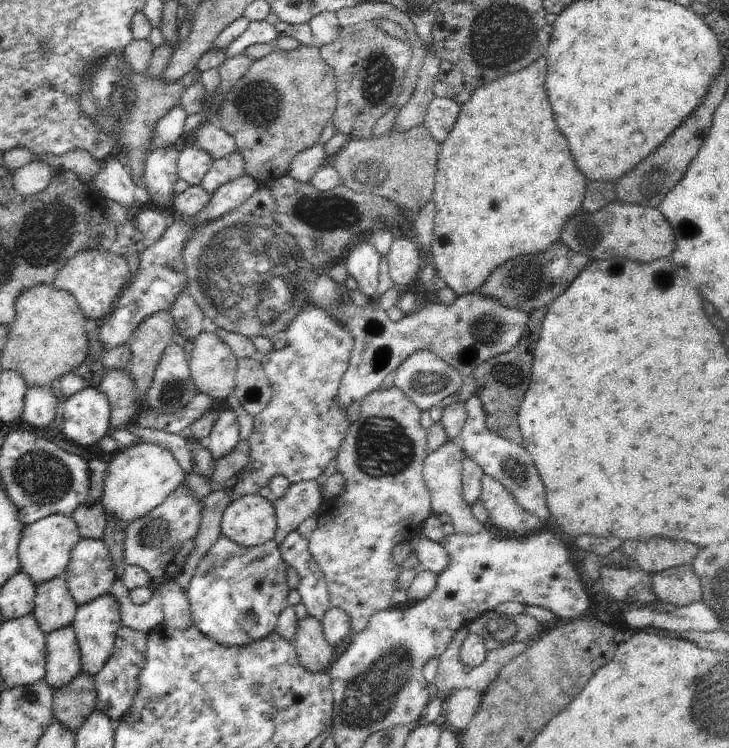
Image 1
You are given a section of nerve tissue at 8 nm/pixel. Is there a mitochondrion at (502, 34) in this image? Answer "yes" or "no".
yes

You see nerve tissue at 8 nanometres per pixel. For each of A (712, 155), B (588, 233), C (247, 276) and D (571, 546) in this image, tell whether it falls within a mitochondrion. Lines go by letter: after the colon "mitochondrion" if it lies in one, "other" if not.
A: other
B: mitochondrion
C: mitochondrion
D: other

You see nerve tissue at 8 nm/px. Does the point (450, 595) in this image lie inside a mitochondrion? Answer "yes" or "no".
no

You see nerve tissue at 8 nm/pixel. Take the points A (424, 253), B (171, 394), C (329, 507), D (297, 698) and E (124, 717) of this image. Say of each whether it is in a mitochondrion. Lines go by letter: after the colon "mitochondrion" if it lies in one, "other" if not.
A: other
B: mitochondrion
C: other
D: other
E: other

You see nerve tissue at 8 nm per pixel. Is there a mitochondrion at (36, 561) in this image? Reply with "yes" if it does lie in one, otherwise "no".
no

